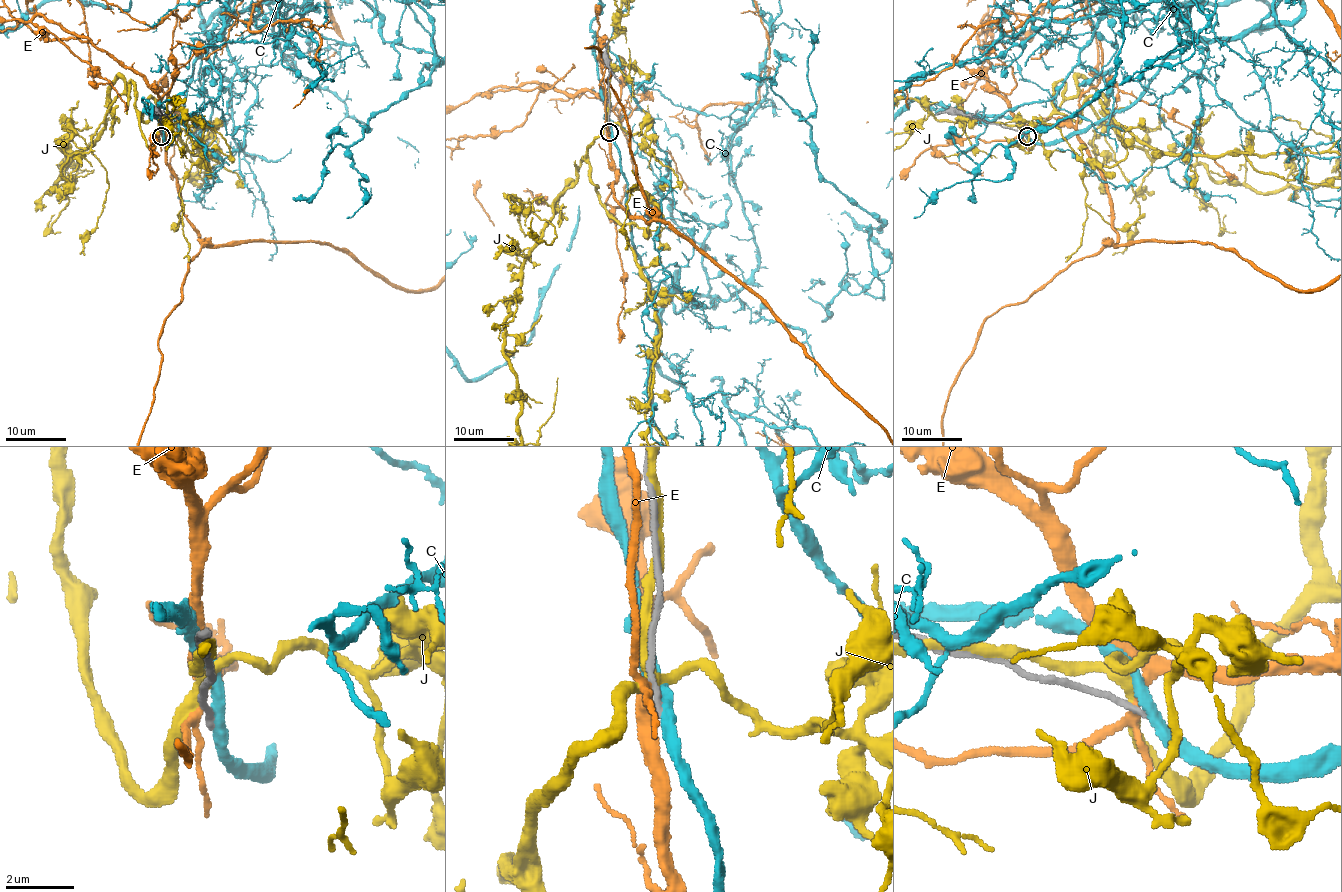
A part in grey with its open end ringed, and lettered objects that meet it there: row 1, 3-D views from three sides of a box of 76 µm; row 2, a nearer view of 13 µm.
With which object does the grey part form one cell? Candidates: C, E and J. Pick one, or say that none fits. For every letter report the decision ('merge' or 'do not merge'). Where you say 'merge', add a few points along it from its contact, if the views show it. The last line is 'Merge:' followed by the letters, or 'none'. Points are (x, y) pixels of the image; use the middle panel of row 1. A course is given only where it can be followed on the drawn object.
C: do not merge
E: do not merge
J: do not merge
Merge: none

